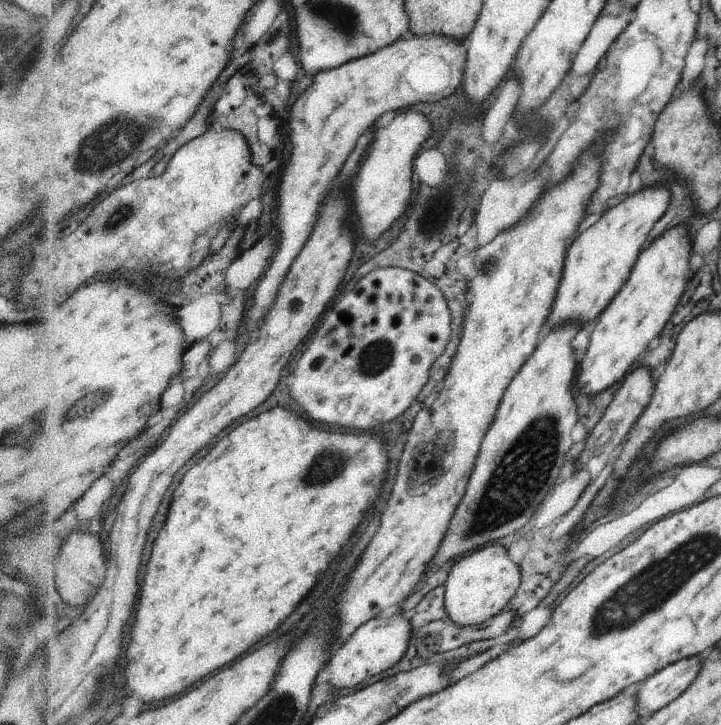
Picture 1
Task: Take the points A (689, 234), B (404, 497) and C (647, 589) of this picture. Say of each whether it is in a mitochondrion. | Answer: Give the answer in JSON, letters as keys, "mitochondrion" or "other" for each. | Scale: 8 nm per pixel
{"A":"other","B":"other","C":"mitochondrion"}

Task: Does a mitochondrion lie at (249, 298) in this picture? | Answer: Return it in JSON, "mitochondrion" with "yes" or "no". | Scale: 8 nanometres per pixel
{"mitochondrion":"no"}

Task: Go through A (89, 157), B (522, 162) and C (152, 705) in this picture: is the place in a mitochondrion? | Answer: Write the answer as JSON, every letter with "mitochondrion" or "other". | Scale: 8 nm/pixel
{"A":"mitochondrion","B":"mitochondrion","C":"other"}

